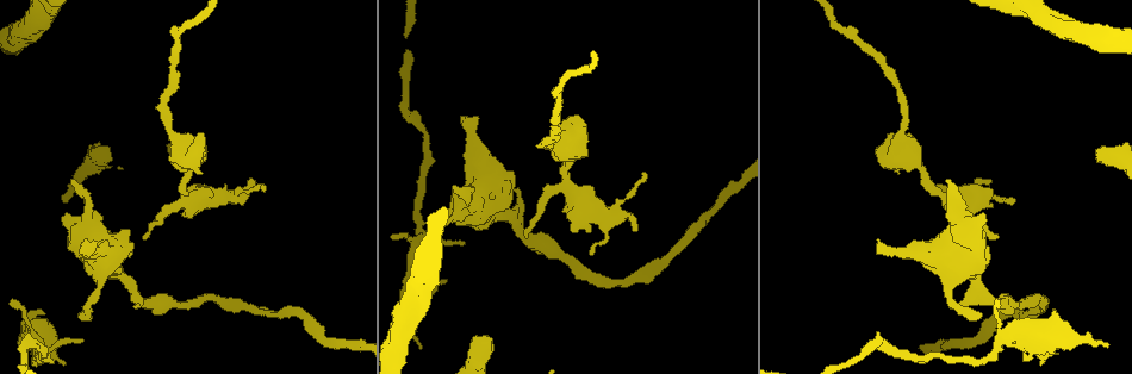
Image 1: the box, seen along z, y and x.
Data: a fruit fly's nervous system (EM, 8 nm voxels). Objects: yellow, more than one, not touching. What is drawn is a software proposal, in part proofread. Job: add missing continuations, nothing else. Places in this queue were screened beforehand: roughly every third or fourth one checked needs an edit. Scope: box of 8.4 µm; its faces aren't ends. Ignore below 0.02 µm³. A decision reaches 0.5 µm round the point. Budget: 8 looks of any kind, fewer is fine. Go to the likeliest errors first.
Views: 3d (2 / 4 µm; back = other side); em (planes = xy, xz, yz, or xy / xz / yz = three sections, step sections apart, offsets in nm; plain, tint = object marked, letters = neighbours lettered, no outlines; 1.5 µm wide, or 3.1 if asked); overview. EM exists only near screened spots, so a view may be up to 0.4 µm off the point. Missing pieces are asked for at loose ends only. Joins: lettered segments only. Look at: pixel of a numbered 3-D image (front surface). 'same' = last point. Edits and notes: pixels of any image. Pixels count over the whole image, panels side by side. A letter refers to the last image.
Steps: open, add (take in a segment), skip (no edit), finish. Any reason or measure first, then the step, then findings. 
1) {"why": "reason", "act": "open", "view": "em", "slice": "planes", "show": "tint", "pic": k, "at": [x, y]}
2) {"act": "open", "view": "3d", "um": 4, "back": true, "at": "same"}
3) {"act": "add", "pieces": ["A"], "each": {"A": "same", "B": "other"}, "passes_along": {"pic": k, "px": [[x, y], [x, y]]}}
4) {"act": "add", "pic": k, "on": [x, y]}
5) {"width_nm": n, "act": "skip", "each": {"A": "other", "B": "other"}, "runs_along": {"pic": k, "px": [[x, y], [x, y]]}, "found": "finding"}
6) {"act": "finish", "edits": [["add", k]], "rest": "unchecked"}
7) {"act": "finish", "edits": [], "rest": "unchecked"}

{"why": "free end", "act": "open", "view": "3d", "um": 2, "pic": 1, "at": [418, 347]}

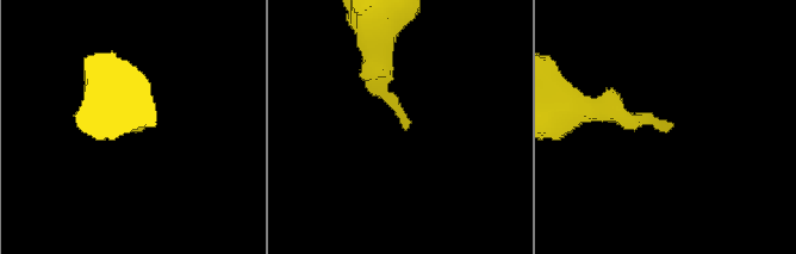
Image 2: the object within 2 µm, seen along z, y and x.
{"act": "open", "view": "em", "slice": "planes", "show": "plain", "pic": 2, "at": [141, 129]}

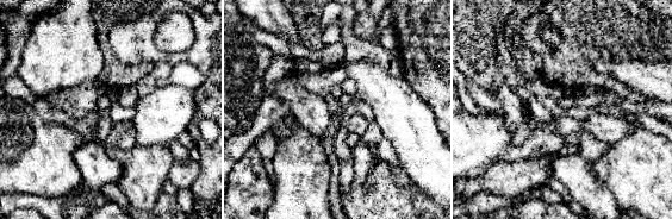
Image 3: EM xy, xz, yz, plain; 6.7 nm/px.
{"why": "see the neighbours", "act": "open", "view": "em", "slice": "planes", "show": "letters", "at": "same"}

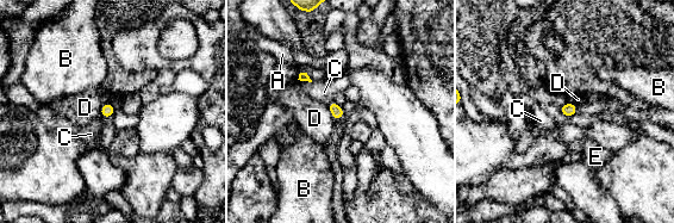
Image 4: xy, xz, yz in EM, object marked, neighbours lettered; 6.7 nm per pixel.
{"act": "skip", "each": {"A": "other", "B": "other", "C": "other", "D": "other", "E": "other"}, "border": {"pic": 4, "px": [[112, 115], [104, 118]]}, "found": "none of them fits"}

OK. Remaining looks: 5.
{"why": "stops while still wide", "act": "open", "view": "3d", "um": 2, "pic": 1, "at": [492, 340]}

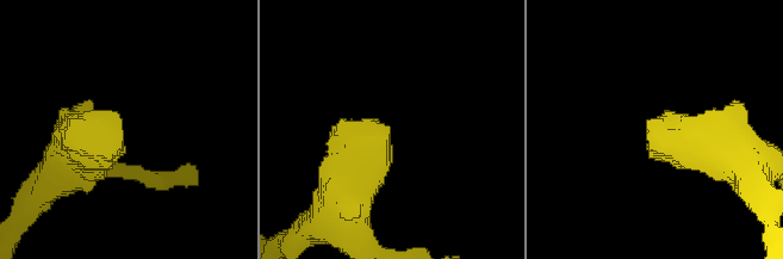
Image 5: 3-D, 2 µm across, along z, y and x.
{"why": "shape alone is not enough", "act": "open", "view": "em", "slice": "planes", "show": "letters", "pic": 5, "at": [123, 140]}

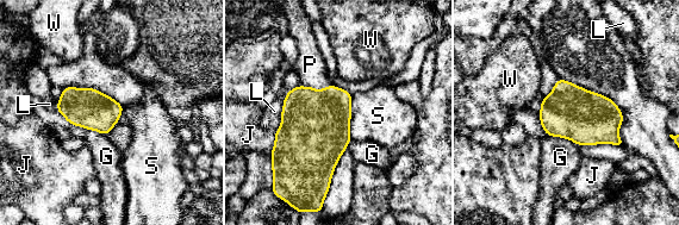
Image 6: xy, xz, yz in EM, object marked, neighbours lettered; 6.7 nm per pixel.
{"longest_contact_nm": ["S", 300], "act": "add", "pic": 6, "on": [310, 64], "each": {"G": "other", "J": "other", "L": "other", "P": "same", "S": "other", "W": "other"}, "passes_along": {"pic": 6, "px": [[315, 127], [317, 91], [310, 64]]}, "found": "it goes on there"}

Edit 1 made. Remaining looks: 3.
{"why": "redraw", "act": "open", "view": "overview"}

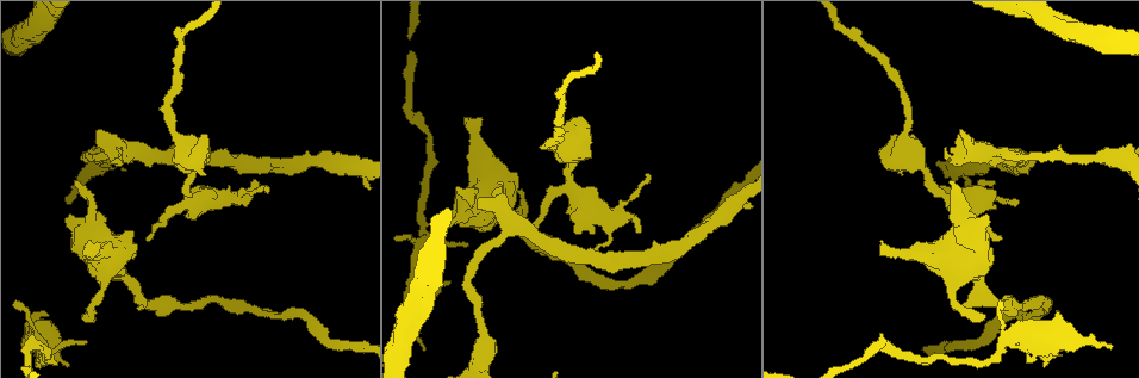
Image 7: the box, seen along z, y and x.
{"why": "branch stops here", "act": "open", "view": "3d", "um": 4, "pic": 7, "at": [74, 181]}

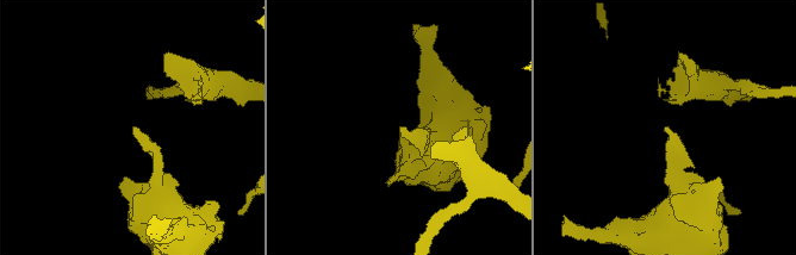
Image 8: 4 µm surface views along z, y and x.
{"act": "open", "view": "em", "slice": "planes", "show": "letters", "pic": 8, "at": [665, 129]}

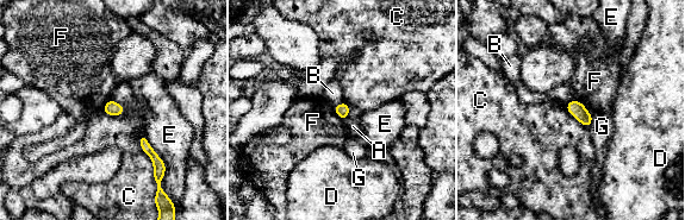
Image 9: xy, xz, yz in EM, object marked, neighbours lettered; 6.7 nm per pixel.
{"longest_contact_nm": ["C", 320], "act": "skip", "each": {"A": "other", "B": "other", "C": "other", "D": "other", "E": "other", "F": "other", "G": "other"}, "border": {"pic": 9, "px": [[343, 101], [332, 106]]}, "found": "no lettered segment goes on from it"}

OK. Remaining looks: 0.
{"act": "finish", "edits": [["add", 6]], "rest": "unchecked"}

